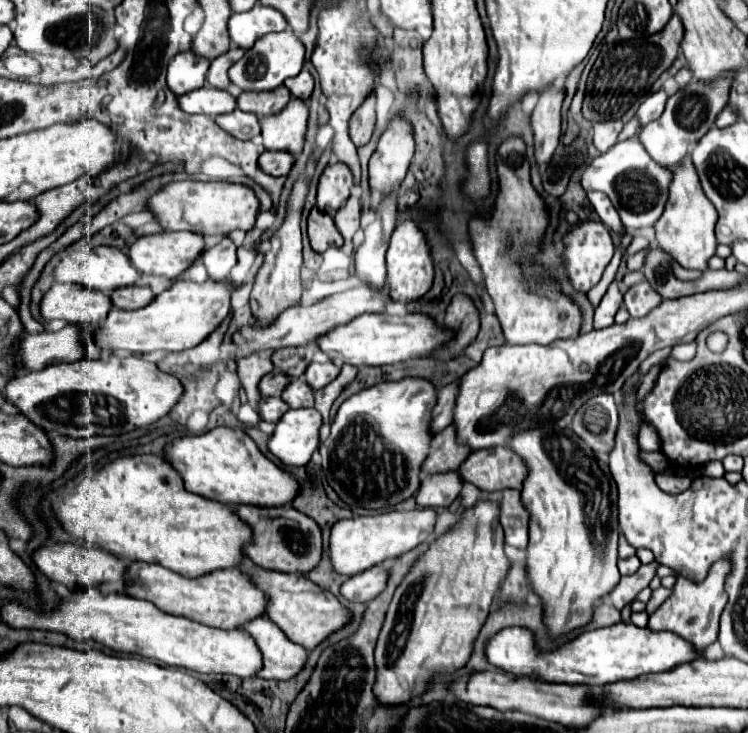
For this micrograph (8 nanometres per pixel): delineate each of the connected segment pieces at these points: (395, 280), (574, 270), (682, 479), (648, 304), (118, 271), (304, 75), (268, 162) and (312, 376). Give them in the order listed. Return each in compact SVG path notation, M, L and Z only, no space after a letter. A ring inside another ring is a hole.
M404 220L396 226L396 230L392 234L392 240L390 240L390 248L386 252L386 264L388 264L386 284L390 288L390 298L394 302L410 304L410 302L422 298L430 290L432 278L434 278L434 266L432 266L432 258L428 254L424 234L416 226L416 222Z
M586 220L586 222L574 226L562 238L562 258L564 258L566 276L572 284L572 288L578 290L578 292L588 292L592 286L596 286L600 282L602 272L608 266L612 254L614 254L614 242L612 242L608 228L602 222Z
M656 474L656 484L660 490L664 490L666 494L680 494L682 490L686 490L692 480L688 476L666 476L666 474Z
M648 282L636 284L624 294L624 304L632 318L644 318L660 302L662 302L662 298L654 292L654 288Z
M86 244L86 248L80 248L78 252L70 252L66 256L62 256L62 260L56 264L54 268L54 280L56 282L72 282L72 284L80 284L92 290L100 290L104 294L110 294L112 290L120 288L120 286L128 286L134 284L140 278L140 274L130 266L128 256L112 246L94 246L94 244Z
M302 70L298 76L288 78L288 80L284 82L284 86L290 90L290 94L292 94L294 98L308 100L310 94L312 94L312 90L314 90L314 80L312 80L312 76L310 76L308 70Z
M264 152L258 158L258 164L262 168L262 172L270 174L270 176L286 176L294 164L294 156L286 154L286 152Z
M312 362L306 372L304 372L304 378L308 382L308 386L312 390L320 390L324 388L326 384L330 384L336 376L338 376L340 368L334 364L334 362Z

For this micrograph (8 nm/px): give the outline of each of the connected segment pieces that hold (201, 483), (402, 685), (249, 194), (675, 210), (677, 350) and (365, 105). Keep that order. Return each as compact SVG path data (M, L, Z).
M214 428L200 436L180 436L164 446L164 458L180 474L186 490L222 504L282 506L298 494L296 478L270 462L240 428Z
M478 502L462 514L462 520L452 526L448 532L430 542L428 550L418 558L416 566L402 580L402 586L394 592L392 604L386 614L384 628L378 638L374 652L376 658L376 684L374 694L380 702L400 704L420 694L434 672L454 672L462 668L472 652L472 644L486 622L494 592L500 586L500 580L508 574L508 558L502 550L504 534L498 522L498 502Z
M182 180L182 182L170 182L164 188L160 188L156 194L152 194L146 200L146 208L154 214L154 220L162 226L162 230L168 230L168 232L188 230L202 236L208 236L208 234L226 236L232 230L254 228L258 200L254 192L242 184Z
M686 156L676 168L672 168L672 174L674 178L670 182L668 202L666 202L664 214L656 222L656 240L680 266L704 272L708 270L708 260L716 252L716 236L714 236L716 210L702 192L702 186L694 170L694 164L690 162L690 156Z
M696 342L674 346L670 356L672 356L672 358L676 358L676 360L692 360L692 358L696 356Z
M376 92L368 94L368 98L362 102L362 108L358 108L350 118L350 138L356 146L364 146L372 132L376 122Z

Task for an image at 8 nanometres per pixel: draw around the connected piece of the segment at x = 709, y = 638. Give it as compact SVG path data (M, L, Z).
M720 560L710 568L704 582L694 584L694 582L690 582L686 578L680 578L676 572L664 568L662 576L674 574L678 578L678 582L674 586L672 596L656 610L656 614L650 616L648 628L652 632L662 632L662 630L674 632L680 638L688 640L694 646L694 650L702 652L706 646L710 646L718 638L718 620L720 620L720 614L722 614L722 610L724 610L724 606L728 602L728 594L724 592L724 578L728 576L728 572L730 572L730 562Z

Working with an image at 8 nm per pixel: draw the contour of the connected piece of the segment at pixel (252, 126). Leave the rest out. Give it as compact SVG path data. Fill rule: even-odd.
M234 110L230 114L222 114L214 118L222 130L226 130L230 136L238 140L252 140L254 136L260 134L260 124L254 114L246 114L242 110Z

